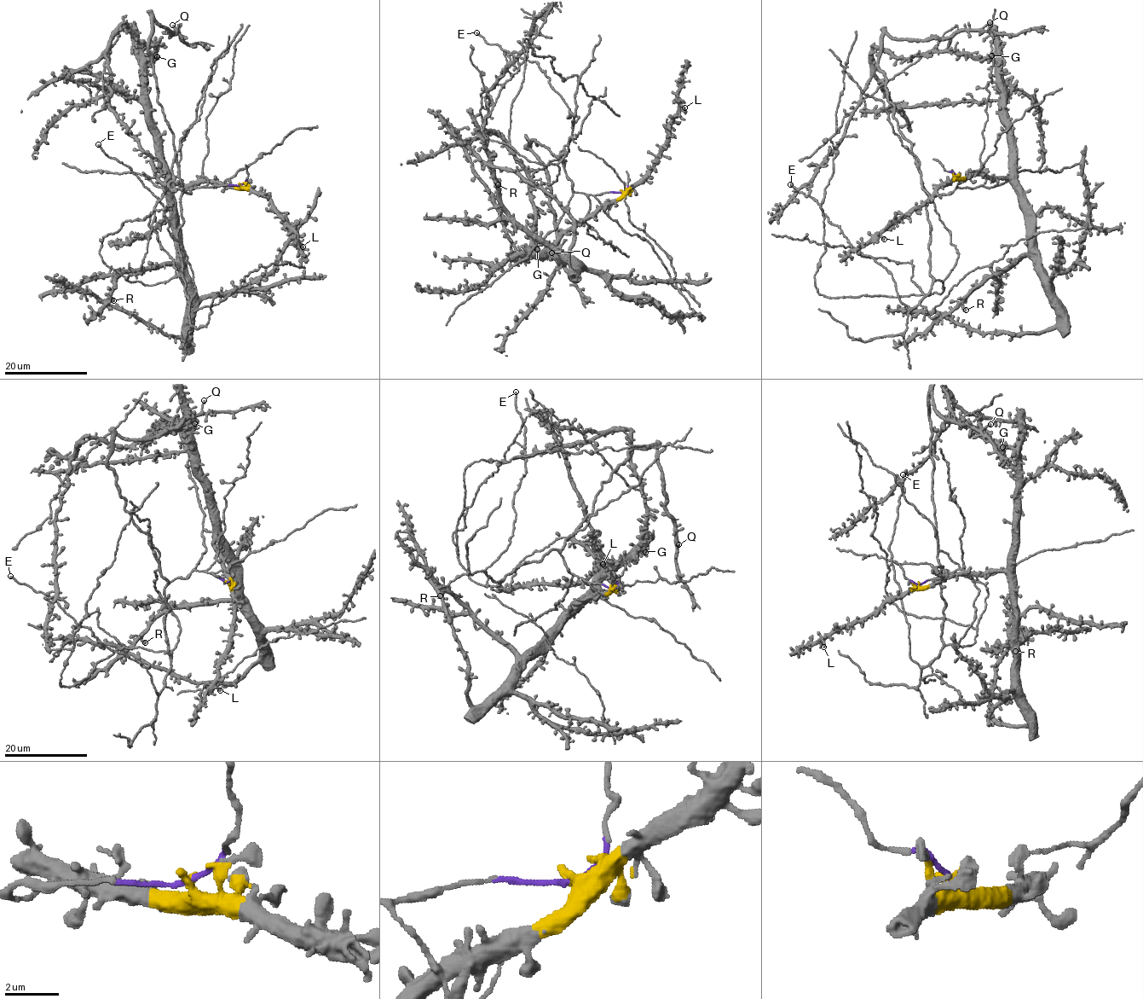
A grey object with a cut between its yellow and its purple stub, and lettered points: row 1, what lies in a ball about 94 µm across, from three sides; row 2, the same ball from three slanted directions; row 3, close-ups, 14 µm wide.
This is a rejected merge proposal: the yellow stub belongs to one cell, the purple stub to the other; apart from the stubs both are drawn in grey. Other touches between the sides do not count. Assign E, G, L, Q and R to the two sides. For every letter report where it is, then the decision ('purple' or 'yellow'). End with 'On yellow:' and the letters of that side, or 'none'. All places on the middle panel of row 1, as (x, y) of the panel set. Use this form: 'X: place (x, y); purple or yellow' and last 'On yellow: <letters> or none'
E: place (476, 32); purple
G: place (537, 249); yellow
L: place (684, 107); yellow
Q: place (551, 252); purple
R: place (498, 184); yellow
On yellow: G, L, R

